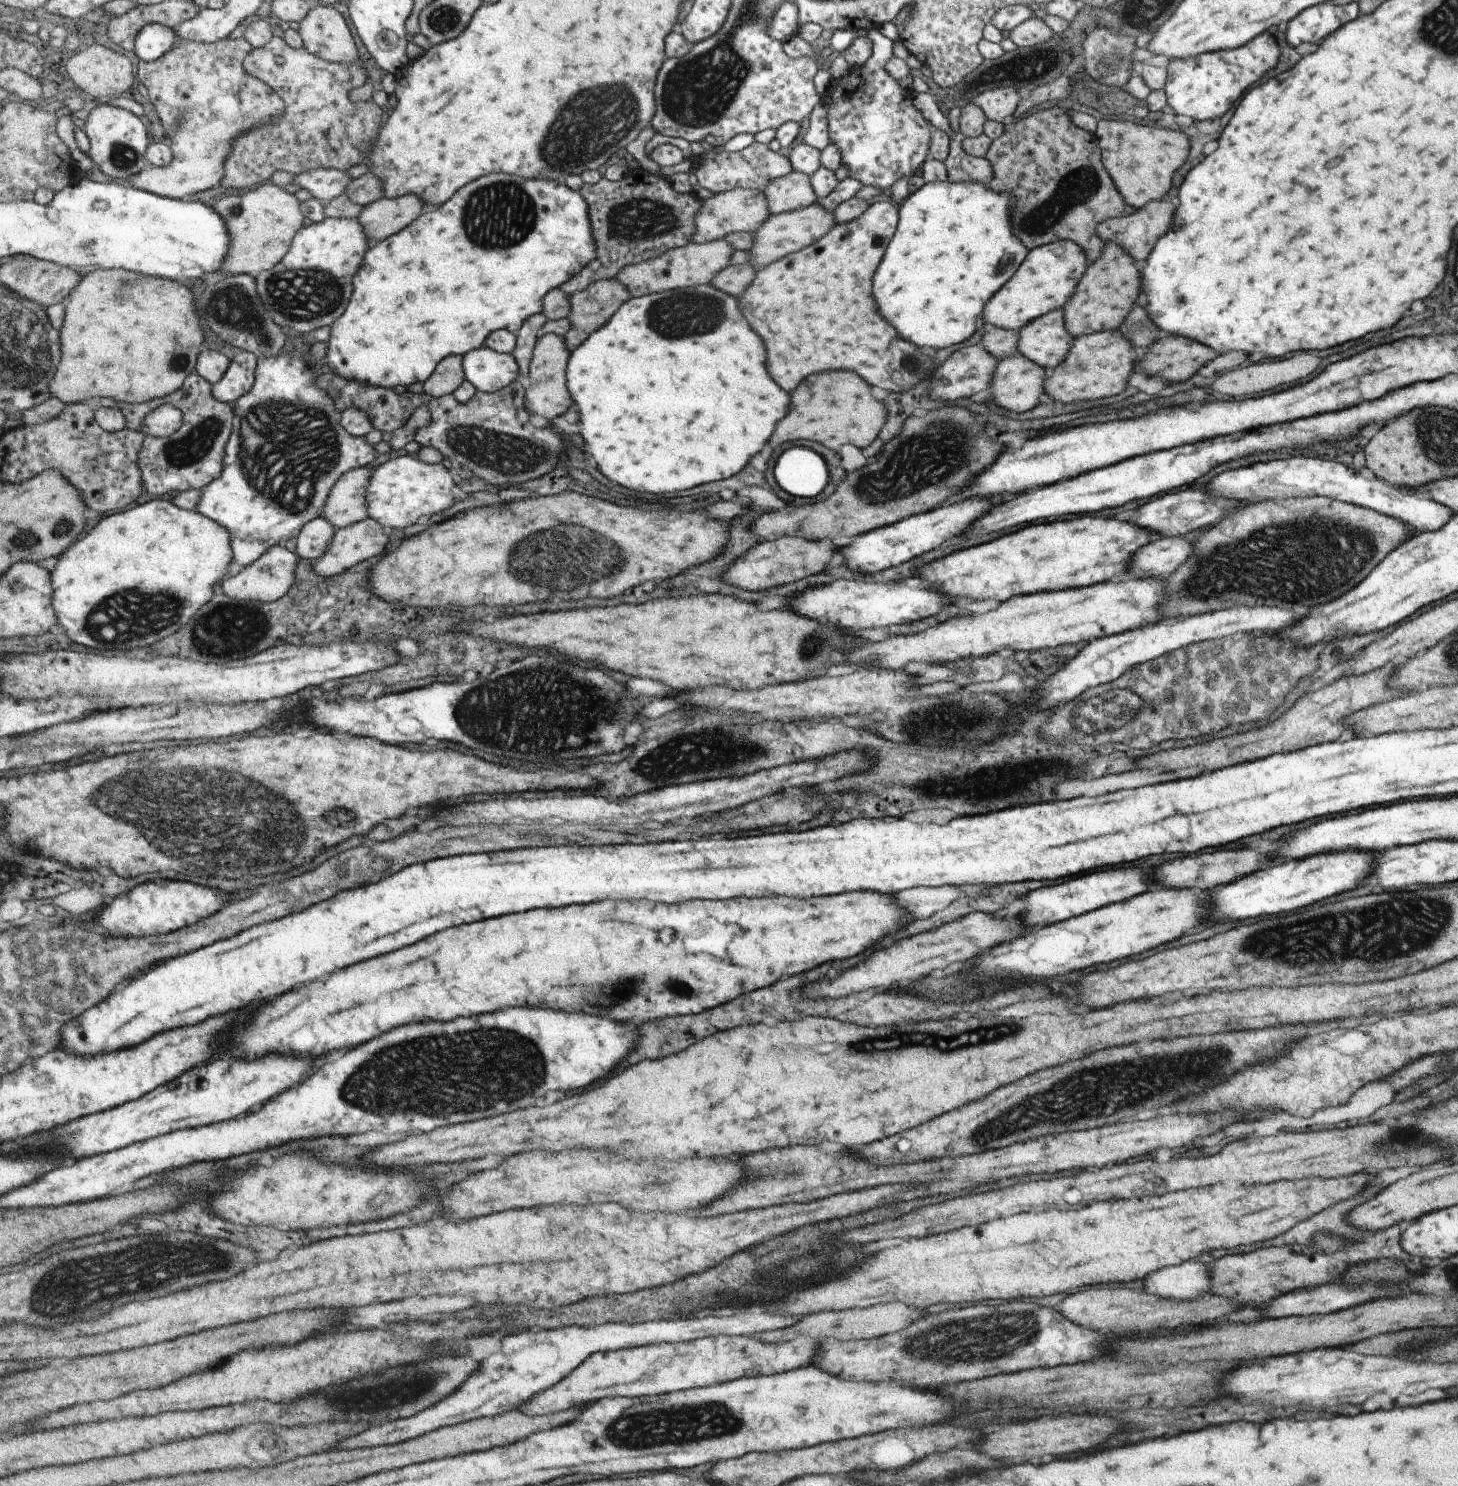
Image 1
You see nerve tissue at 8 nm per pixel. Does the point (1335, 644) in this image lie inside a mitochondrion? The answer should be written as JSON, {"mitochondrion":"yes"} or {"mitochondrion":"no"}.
{"mitochondrion":"no"}

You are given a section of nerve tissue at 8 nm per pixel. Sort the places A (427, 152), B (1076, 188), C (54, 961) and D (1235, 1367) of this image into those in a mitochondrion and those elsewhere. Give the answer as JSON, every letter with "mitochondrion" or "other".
{"A":"other","B":"mitochondrion","C":"mitochondrion","D":"other"}

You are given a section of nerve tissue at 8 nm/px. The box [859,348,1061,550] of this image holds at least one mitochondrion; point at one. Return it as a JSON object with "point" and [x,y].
{"point":[913,363]}

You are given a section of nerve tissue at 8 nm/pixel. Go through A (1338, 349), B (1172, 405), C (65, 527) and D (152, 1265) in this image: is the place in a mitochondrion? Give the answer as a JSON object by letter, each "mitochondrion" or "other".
{"A":"other","B":"other","C":"mitochondrion","D":"mitochondrion"}

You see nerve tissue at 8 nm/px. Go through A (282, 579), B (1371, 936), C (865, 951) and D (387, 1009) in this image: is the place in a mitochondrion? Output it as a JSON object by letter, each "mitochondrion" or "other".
{"A":"other","B":"mitochondrion","C":"other","D":"other"}

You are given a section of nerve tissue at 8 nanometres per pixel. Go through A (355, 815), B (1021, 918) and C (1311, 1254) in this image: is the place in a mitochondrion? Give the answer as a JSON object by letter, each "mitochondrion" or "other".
{"A":"mitochondrion","B":"other","C":"other"}

